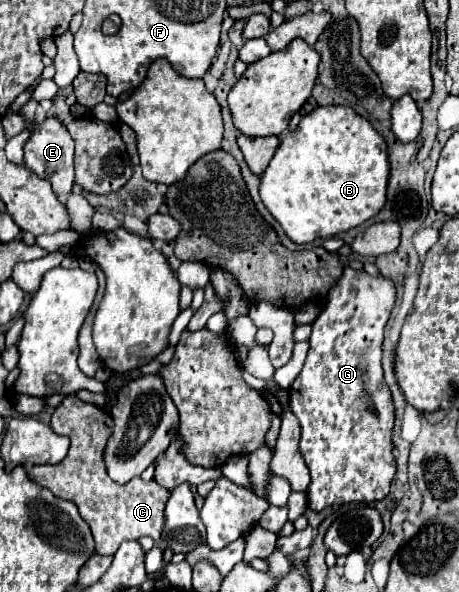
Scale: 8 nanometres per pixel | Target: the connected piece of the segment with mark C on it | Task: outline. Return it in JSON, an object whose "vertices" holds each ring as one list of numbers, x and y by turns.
{"vertices":[[76,394,66,396,64,402,54,410,52,422,54,432,60,432,70,438,70,450,68,456,60,464,44,464,34,466,28,470,28,476,52,490,56,496,64,500,72,500,80,516,88,522,92,536,96,540,96,552,114,556,116,548,120,548,126,540,138,540,142,536,154,538,155,543,161,542,162,530,164,530,164,508,170,496,168,488,162,488,156,480,144,482,142,478,134,478,132,482,120,486,116,484,104,464,104,448,108,438,112,436,114,420,112,416,98,406,86,404,76,398]]}

